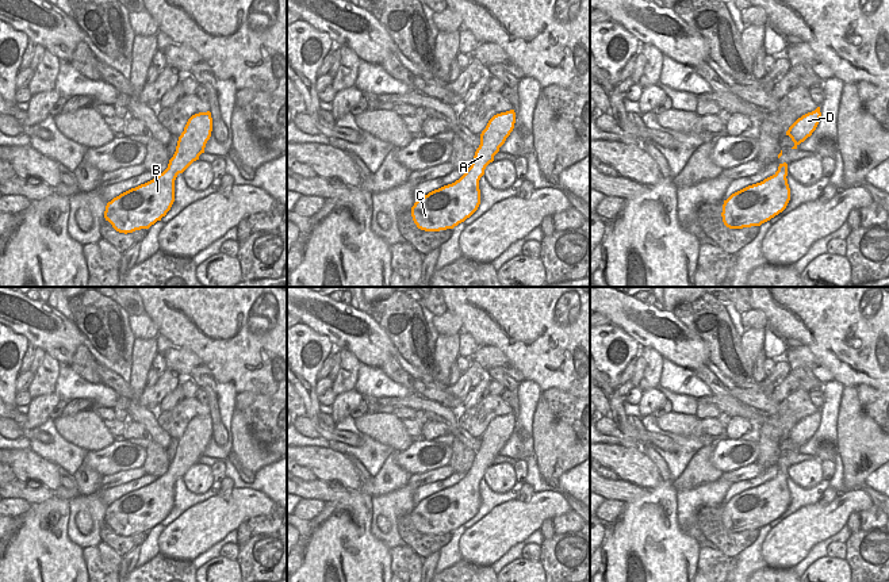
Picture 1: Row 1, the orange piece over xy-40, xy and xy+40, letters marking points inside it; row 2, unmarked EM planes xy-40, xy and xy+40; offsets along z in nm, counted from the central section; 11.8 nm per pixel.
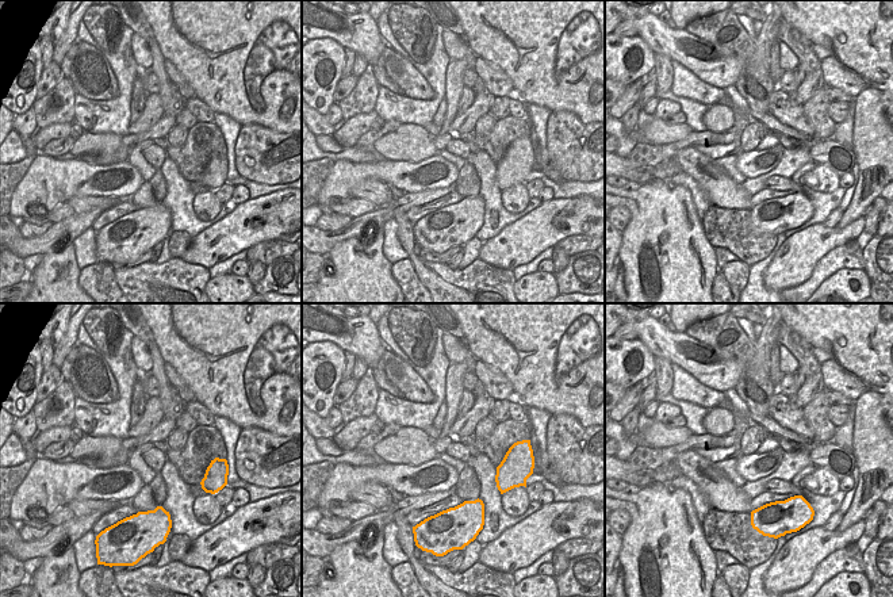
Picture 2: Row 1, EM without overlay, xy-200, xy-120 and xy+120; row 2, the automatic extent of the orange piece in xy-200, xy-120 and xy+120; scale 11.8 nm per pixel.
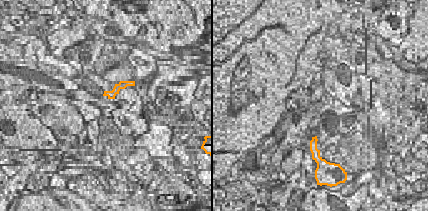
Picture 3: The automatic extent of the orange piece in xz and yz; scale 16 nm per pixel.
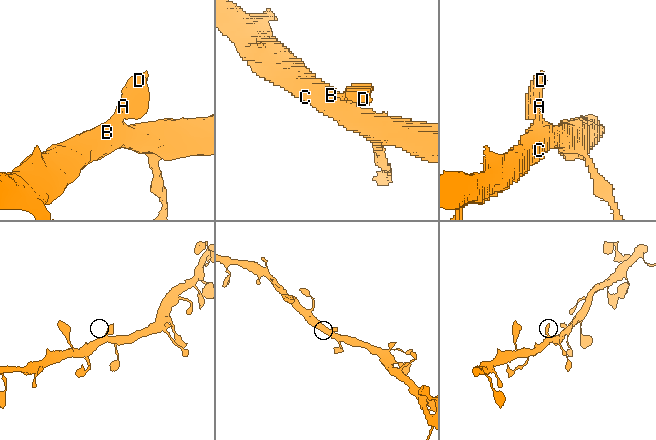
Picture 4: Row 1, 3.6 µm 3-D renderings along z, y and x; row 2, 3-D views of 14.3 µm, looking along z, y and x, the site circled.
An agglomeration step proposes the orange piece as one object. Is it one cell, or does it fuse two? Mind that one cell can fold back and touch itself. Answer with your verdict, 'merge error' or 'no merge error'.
no merge error

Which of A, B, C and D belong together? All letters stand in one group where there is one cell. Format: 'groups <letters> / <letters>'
groups A B C D

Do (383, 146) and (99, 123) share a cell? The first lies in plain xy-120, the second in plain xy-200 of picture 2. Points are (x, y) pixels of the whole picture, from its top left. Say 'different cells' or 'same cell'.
different cells

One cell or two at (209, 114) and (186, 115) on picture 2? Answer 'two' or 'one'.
two

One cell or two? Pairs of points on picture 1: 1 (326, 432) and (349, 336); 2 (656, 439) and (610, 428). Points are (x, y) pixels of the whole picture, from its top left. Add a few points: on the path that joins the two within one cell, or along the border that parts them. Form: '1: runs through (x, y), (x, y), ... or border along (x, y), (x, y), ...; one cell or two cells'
1: border along (309, 326), (322, 333), (334, 345); two cells
2: border along (619, 431), (623, 433); two cells

